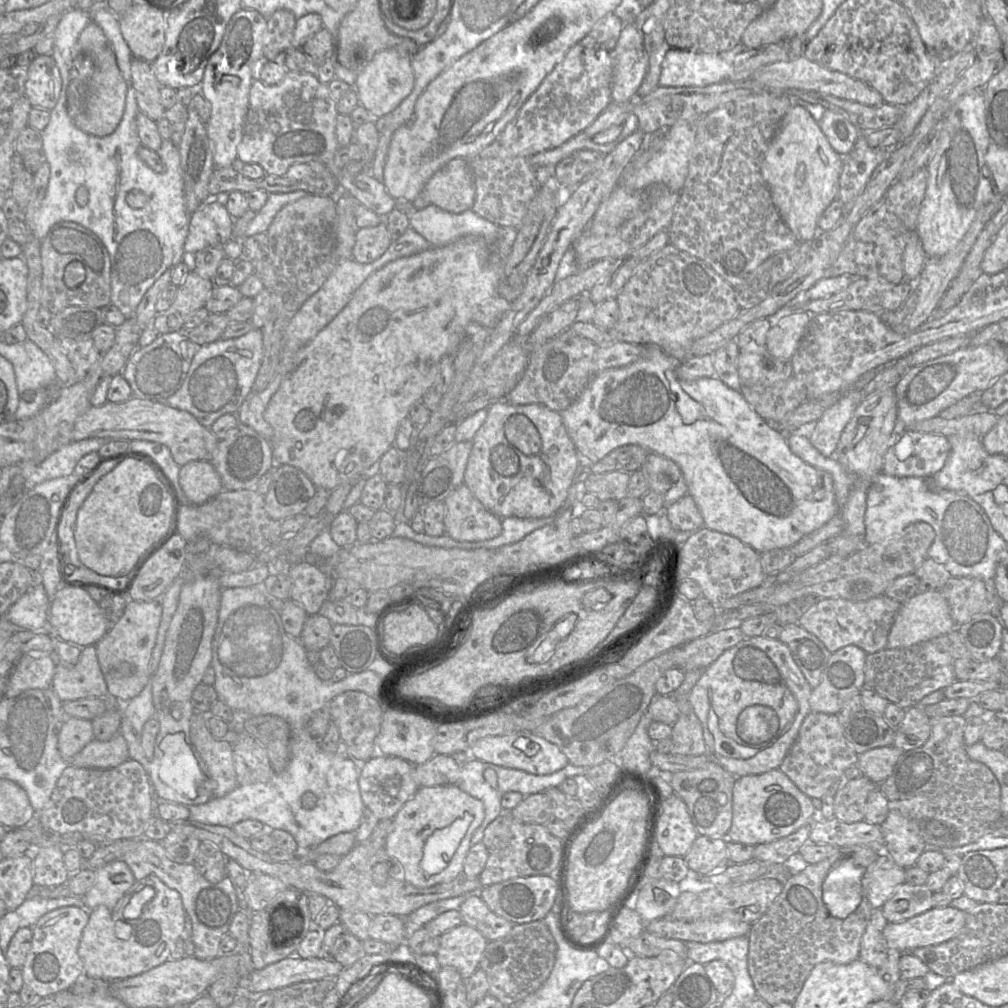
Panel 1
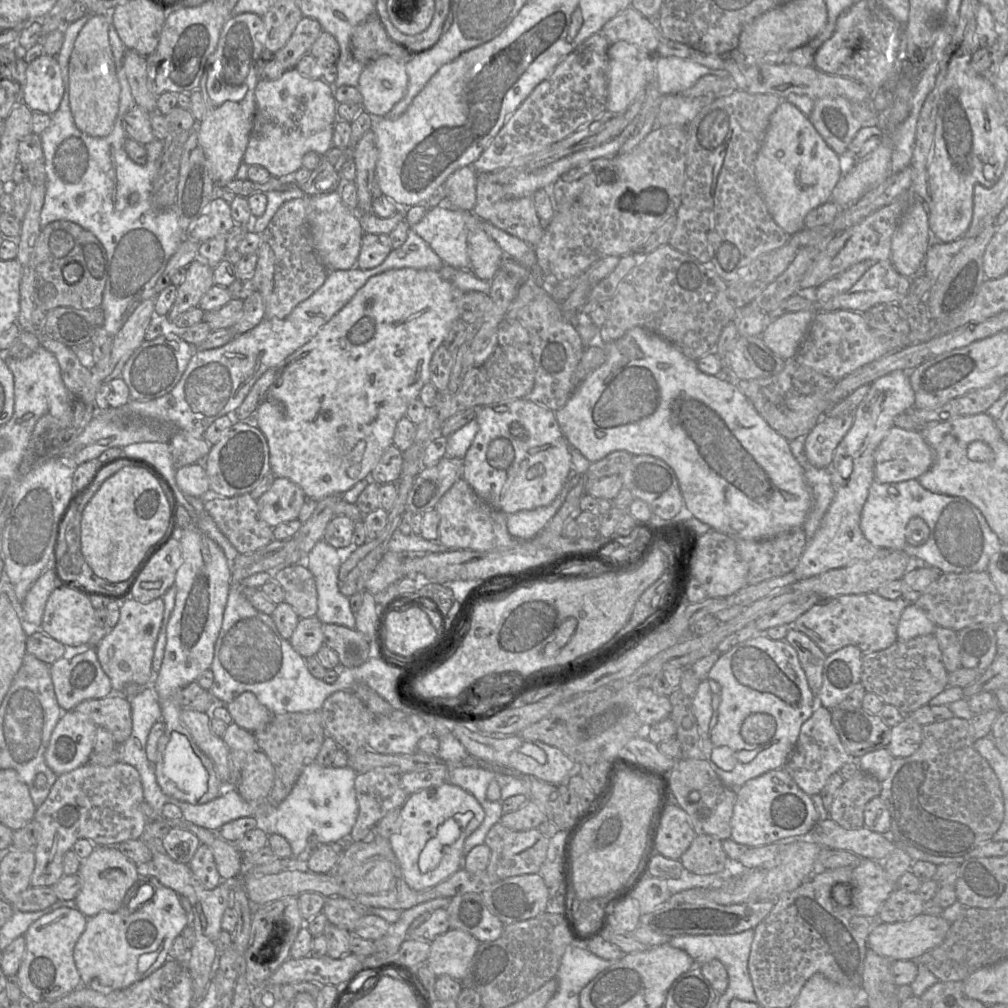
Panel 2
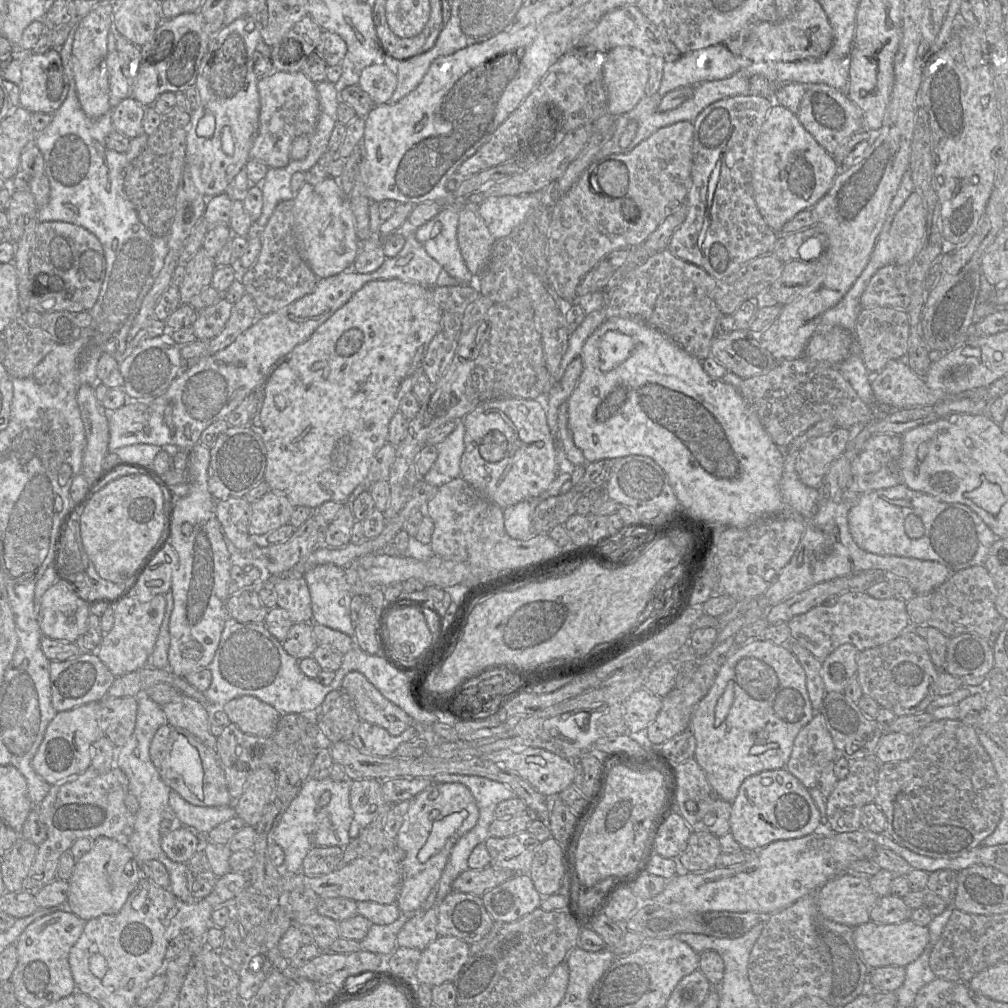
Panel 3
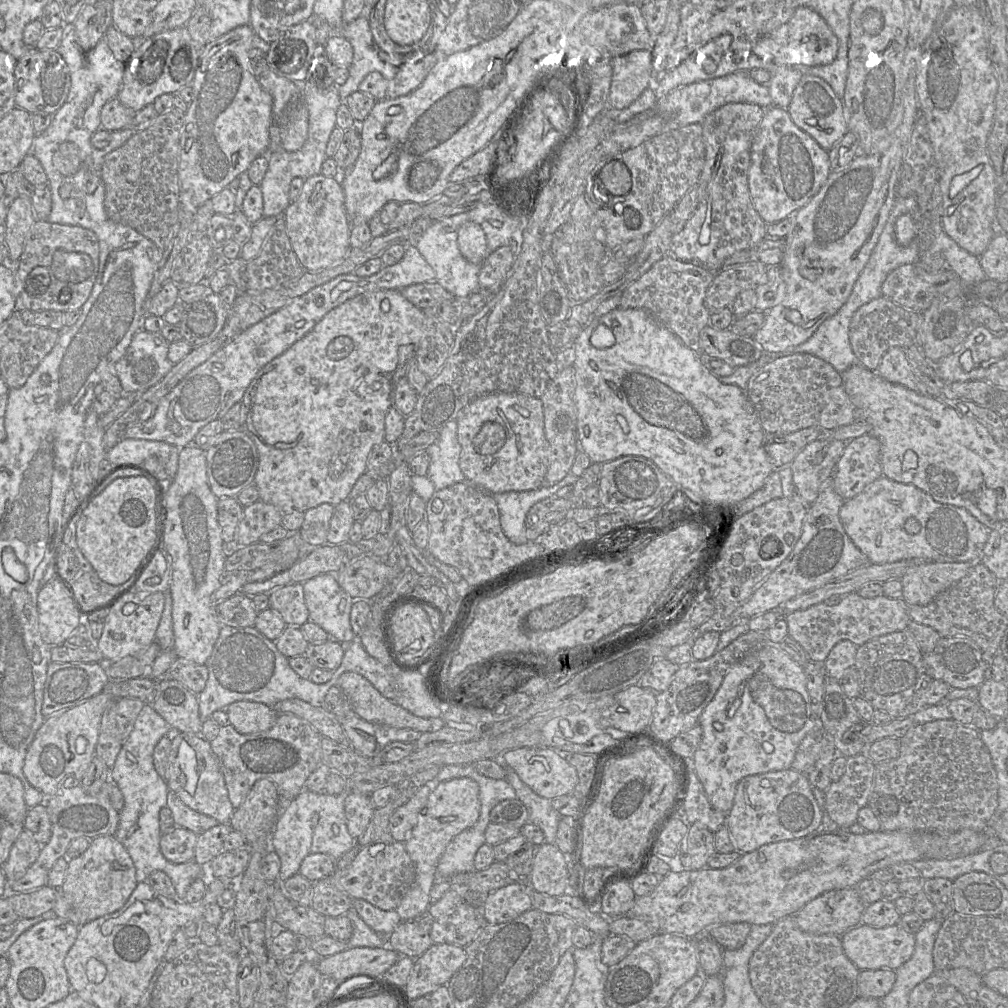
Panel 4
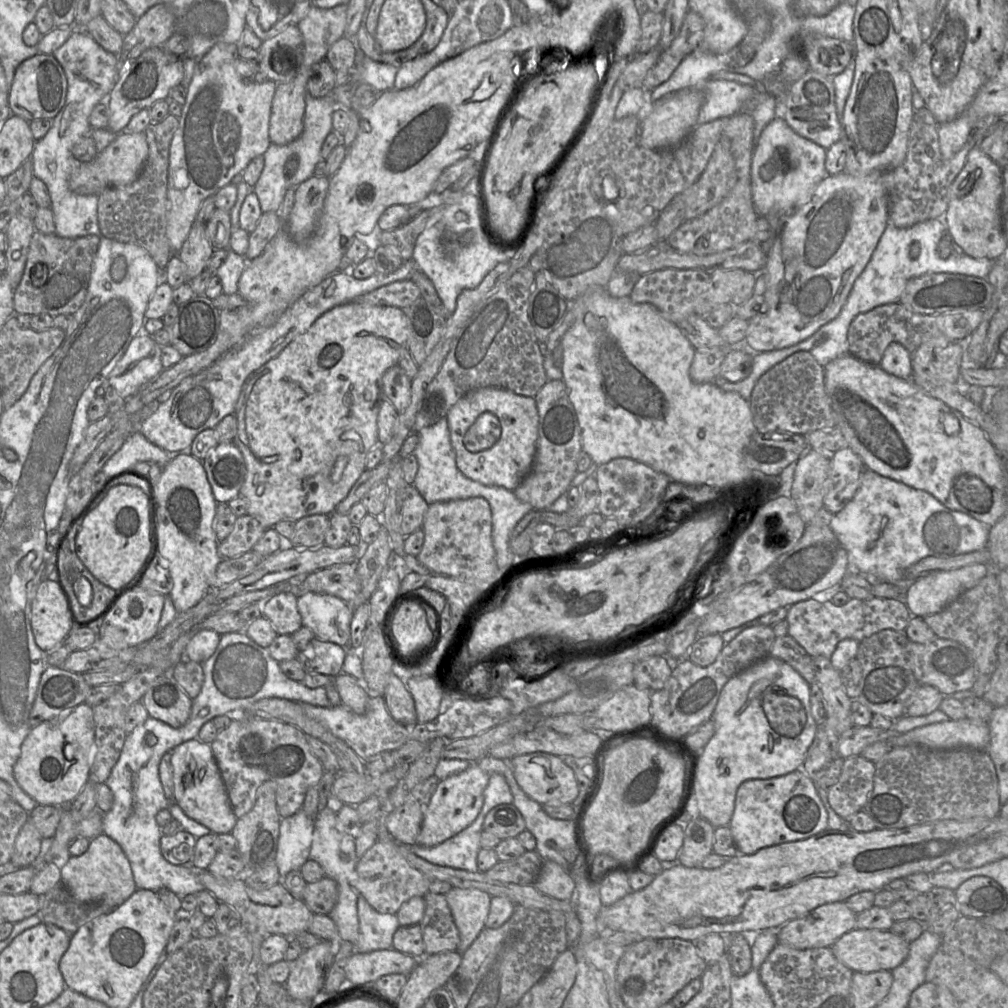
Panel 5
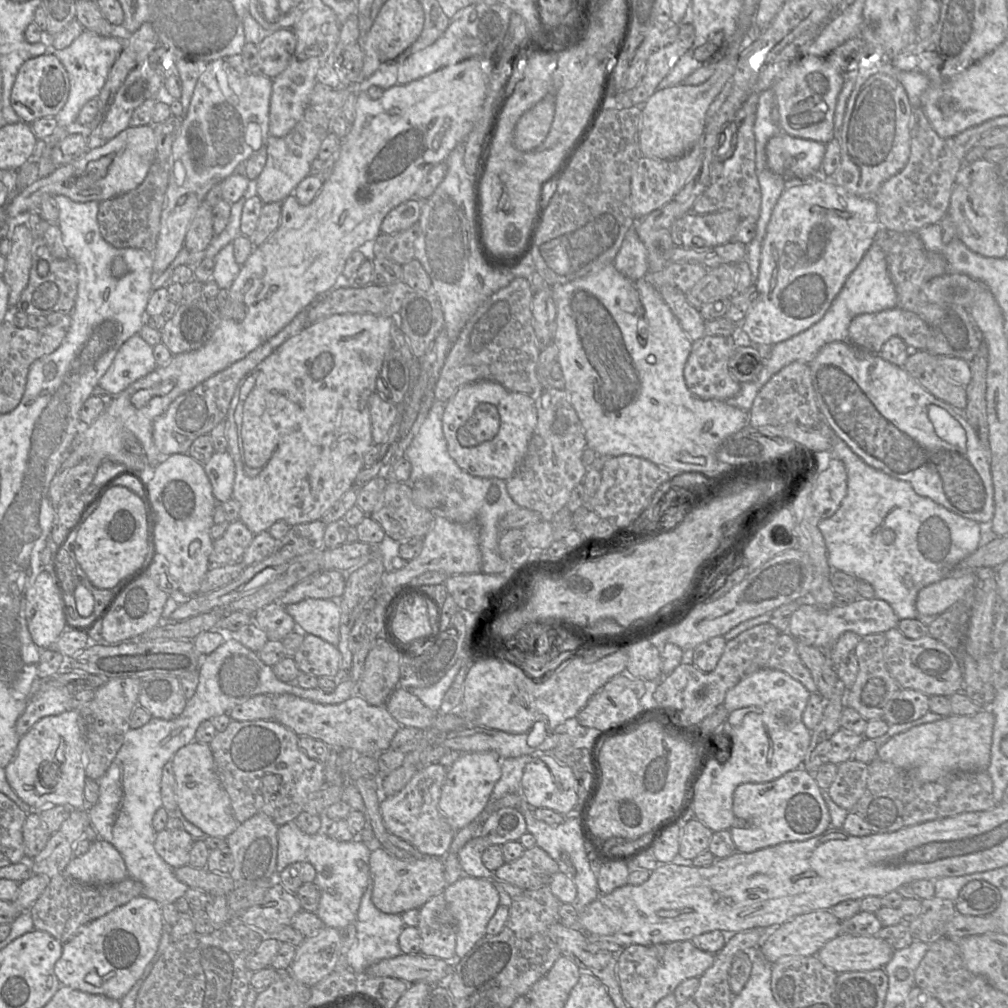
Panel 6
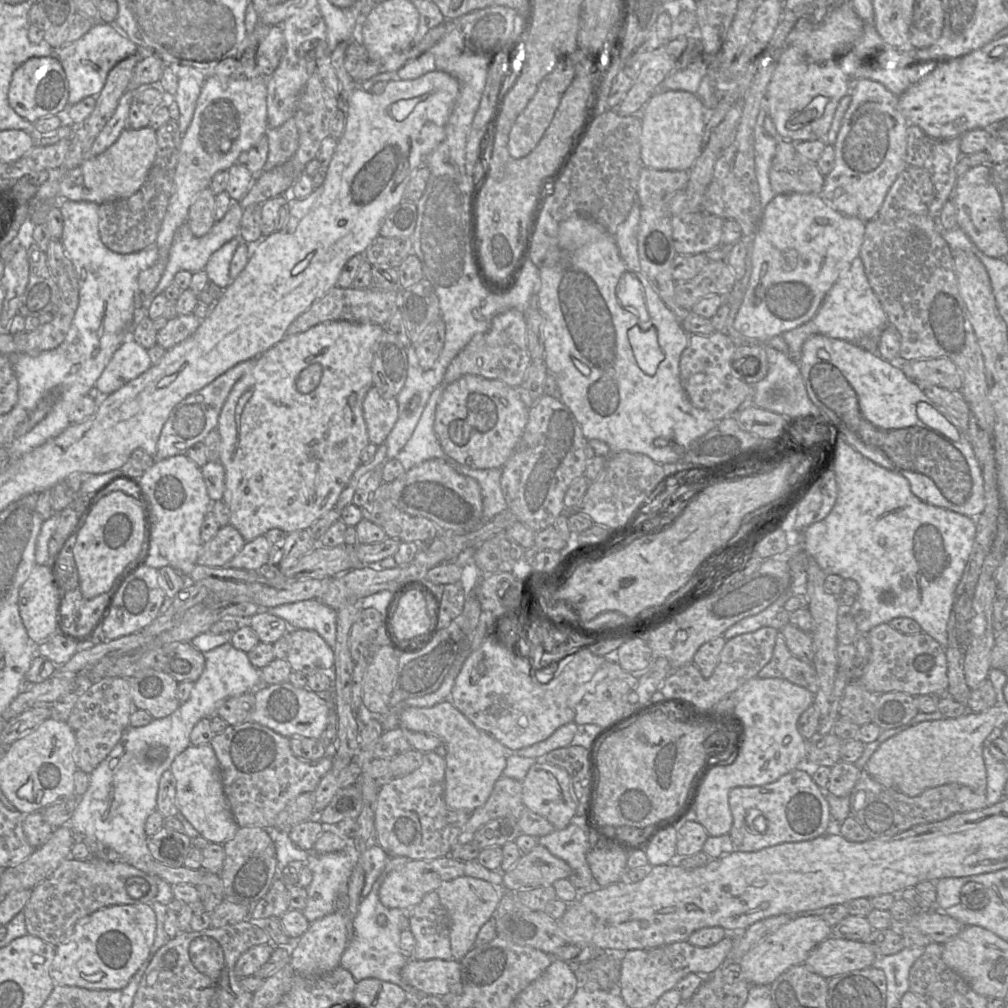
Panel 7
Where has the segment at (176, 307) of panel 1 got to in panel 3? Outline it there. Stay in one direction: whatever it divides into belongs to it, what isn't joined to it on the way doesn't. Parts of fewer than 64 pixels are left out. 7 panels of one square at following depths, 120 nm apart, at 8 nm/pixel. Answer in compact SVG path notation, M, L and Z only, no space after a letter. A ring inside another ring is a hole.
M200 248L185 264L184 280L179 287L181 304L189 304L190 299L202 289L211 285L213 273L216 270L214 258Z

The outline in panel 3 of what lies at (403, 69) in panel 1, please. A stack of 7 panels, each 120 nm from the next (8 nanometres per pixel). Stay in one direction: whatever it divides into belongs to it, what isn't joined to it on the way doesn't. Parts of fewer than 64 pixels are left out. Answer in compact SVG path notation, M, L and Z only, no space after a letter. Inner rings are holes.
M387 61L366 67L361 73L358 85L369 95L375 106L389 102L397 86L394 65Z

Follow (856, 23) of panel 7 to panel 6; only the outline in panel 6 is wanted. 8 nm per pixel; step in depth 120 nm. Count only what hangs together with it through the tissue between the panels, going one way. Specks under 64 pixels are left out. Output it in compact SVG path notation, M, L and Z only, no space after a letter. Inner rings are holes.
M801 55L772 86L781 130L793 137L829 143L834 138L834 112L843 83L844 76L829 66L824 58Z

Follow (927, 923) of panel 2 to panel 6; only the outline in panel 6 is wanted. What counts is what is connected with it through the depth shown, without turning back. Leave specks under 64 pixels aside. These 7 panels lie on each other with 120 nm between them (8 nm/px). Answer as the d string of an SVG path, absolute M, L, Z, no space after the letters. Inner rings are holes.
M839 934L817 953L818 959L838 974L883 968L892 958L894 949L877 936Z

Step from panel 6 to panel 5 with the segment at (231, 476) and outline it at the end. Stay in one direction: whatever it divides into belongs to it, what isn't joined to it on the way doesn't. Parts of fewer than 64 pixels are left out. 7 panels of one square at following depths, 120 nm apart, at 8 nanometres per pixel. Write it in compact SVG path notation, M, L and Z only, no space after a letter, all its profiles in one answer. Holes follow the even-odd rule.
M233 442L218 443L202 460L212 493L217 502L237 497L246 475L241 451Z

